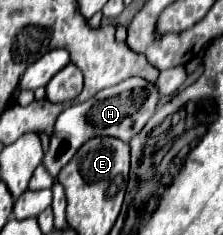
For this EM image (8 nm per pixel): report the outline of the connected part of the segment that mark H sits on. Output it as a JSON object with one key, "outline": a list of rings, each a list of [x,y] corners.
{"outline":[[[129,78],[117,86],[101,90],[89,102],[85,100],[81,104],[65,108],[57,116],[57,122],[55,122],[57,126],[53,126],[53,136],[49,140],[49,148],[41,162],[43,168],[53,178],[57,178],[61,168],[73,158],[73,152],[77,152],[77,148],[81,148],[81,144],[85,144],[85,140],[91,140],[93,136],[111,136],[111,138],[129,142],[145,126],[145,122],[153,116],[153,112],[159,108],[157,106],[159,100],[161,98],[155,84],[149,84],[143,78]]]}

